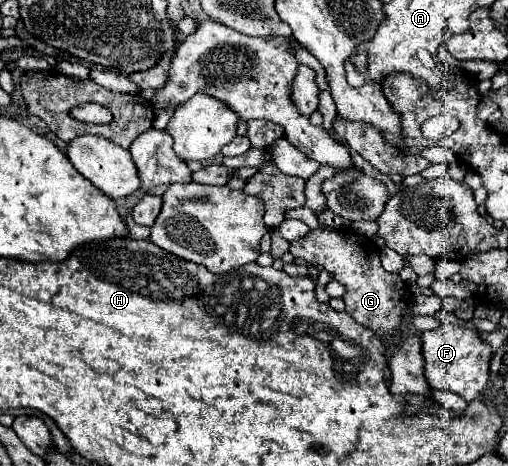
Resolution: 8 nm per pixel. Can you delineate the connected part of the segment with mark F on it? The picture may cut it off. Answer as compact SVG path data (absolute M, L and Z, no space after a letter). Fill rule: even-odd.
M440 325L438 329L424 331L422 335L422 355L424 355L424 375L430 387L452 391L460 397L466 399L466 403L474 401L476 397L482 395L490 373L490 359L492 359L492 349L488 343L480 339L480 335L472 329L456 327L456 325Z

